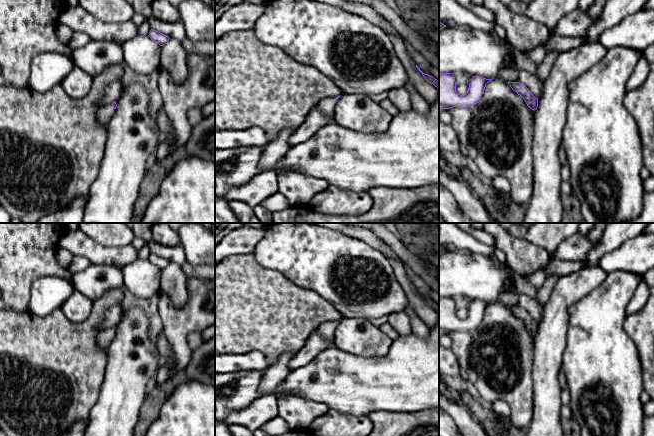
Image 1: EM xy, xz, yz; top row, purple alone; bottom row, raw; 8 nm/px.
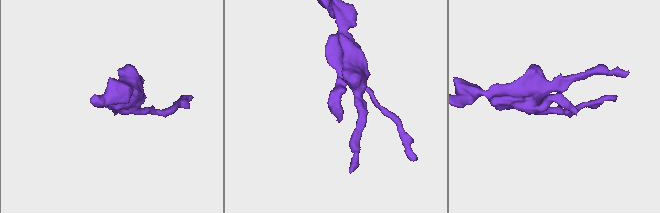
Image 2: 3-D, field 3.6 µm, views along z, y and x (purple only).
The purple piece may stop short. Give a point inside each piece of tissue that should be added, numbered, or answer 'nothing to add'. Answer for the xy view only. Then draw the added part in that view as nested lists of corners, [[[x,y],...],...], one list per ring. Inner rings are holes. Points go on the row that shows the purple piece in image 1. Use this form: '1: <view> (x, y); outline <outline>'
1: xy (104, 114); outline [[[111,104],[101,107],[97,112],[97,122],[106,125],[110,121],[115,109]]]

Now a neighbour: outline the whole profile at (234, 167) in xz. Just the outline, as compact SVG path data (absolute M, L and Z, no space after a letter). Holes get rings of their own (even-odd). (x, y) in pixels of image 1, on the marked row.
M264 146L215 149L215 197L224 198L229 190L258 175L263 150Z

